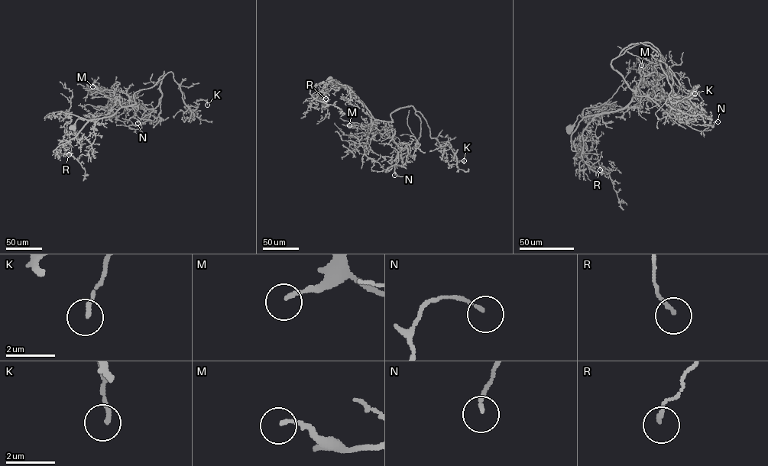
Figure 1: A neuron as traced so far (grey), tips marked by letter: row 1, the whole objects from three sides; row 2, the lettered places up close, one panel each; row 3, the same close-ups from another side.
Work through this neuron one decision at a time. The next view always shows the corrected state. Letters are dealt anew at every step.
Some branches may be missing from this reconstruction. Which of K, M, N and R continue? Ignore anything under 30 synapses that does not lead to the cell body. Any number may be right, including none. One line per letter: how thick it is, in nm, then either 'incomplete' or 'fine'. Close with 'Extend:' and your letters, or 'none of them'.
K: calibre 150 nm; fine
M: calibre 120 nm; fine
N: calibre 120 nm; fine
R: calibre 130 nm; fine
Extend: none of them

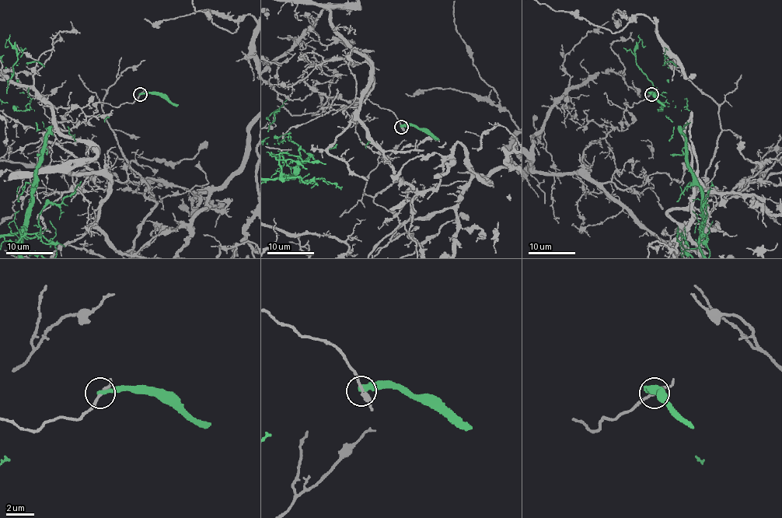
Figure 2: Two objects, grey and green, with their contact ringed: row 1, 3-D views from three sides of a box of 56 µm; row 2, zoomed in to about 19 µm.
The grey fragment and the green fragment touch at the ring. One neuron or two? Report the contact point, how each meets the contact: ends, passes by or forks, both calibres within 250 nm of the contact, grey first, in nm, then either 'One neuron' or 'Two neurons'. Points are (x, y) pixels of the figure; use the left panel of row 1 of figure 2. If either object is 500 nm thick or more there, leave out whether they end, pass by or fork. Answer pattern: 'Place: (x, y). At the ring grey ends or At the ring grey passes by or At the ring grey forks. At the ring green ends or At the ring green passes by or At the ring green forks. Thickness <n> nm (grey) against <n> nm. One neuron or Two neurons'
Place: (140, 94). At the ring grey passes by. At the ring green ends. Thickness 240 nm (grey) against 360 nm. Two neurons

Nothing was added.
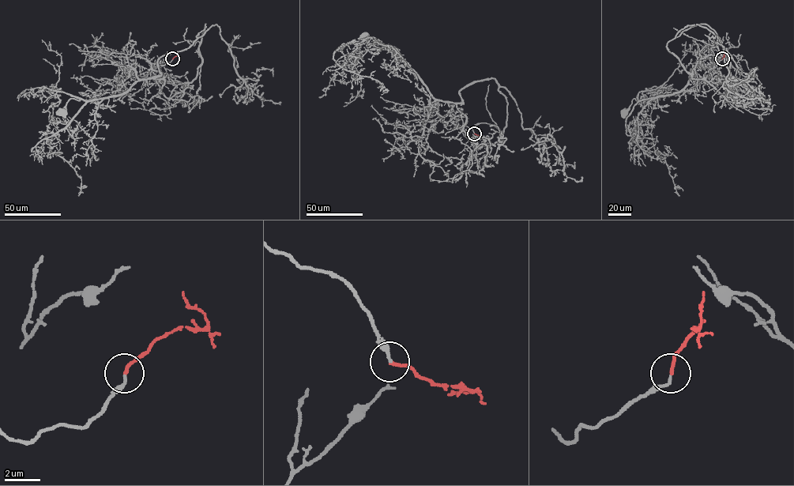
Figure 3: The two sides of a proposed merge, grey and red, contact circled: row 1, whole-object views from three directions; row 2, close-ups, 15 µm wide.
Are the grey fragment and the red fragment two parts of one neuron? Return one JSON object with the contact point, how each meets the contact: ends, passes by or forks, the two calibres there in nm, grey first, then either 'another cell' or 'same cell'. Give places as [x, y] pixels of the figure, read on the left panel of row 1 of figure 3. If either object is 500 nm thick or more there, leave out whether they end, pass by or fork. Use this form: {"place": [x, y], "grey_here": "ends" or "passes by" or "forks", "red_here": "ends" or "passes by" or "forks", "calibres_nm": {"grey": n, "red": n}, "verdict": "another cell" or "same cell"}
{"place": [172, 58], "grey_here": "ends", "red_here": "ends", "calibres_nm": {"grey": 140, "red": 170}, "verdict": "same cell"}

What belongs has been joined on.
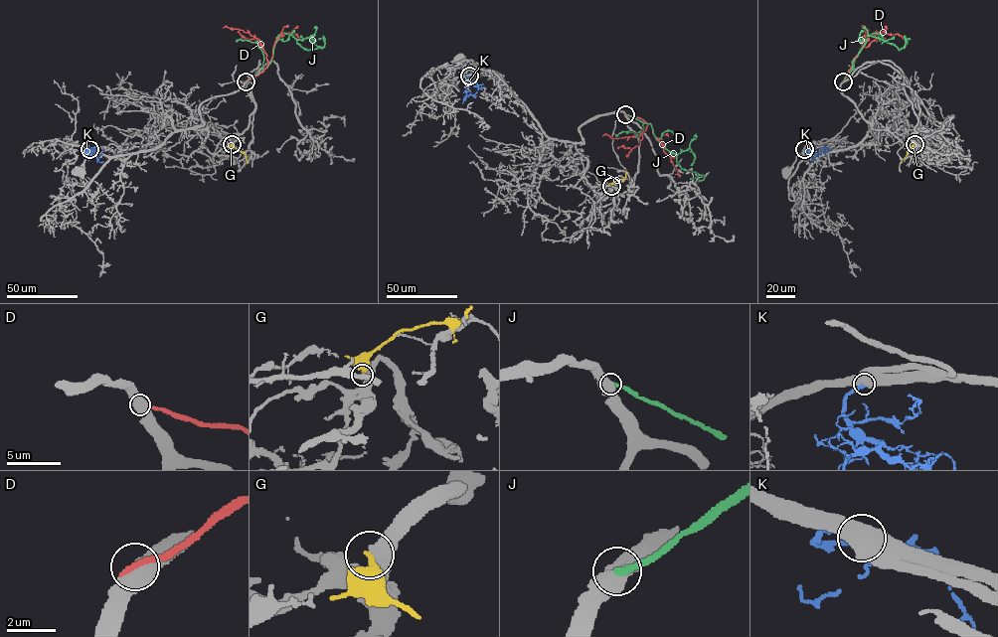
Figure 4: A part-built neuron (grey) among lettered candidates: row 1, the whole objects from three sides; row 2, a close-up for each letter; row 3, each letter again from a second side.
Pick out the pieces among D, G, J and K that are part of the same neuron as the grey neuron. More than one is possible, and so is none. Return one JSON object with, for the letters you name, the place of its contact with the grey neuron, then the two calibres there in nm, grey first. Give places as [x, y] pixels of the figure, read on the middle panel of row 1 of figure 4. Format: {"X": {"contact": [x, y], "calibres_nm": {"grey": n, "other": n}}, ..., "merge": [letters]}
{"K": {"contact": [469, 76], "calibres_nm": {"grey": 650, "other": 280}}, "merge": ["K"]}

